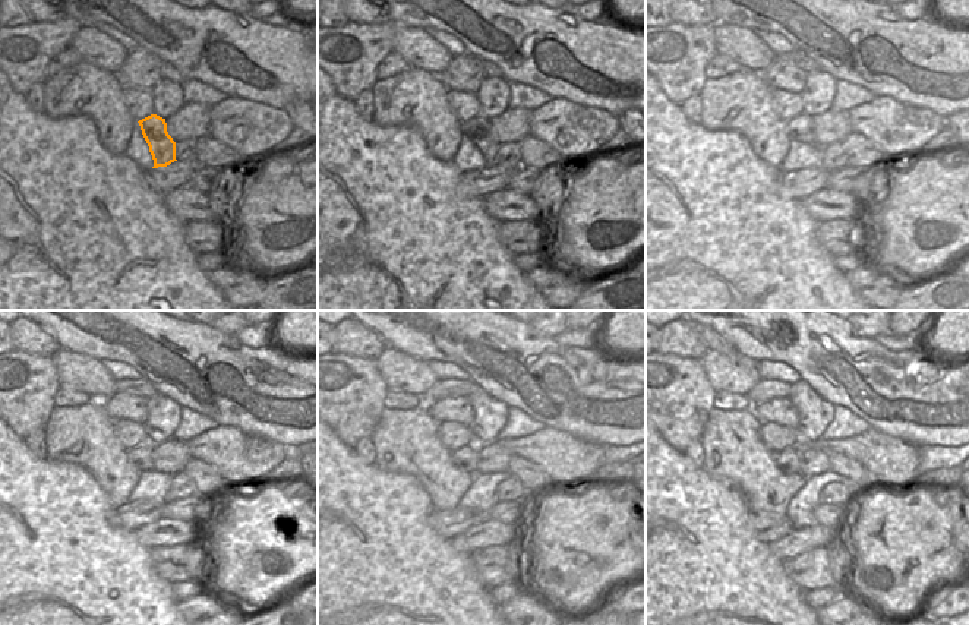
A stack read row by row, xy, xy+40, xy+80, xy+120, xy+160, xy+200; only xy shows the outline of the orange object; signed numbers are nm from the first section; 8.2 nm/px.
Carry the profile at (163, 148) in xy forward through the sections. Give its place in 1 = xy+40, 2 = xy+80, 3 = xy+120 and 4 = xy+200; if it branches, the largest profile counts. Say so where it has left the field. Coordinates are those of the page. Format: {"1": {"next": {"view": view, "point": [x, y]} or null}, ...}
{"1": {"next": {"view": "xy+40", "point": [479, 129]}}, "2": {"next": {"view": "xy+80", "point": [801, 128]}}, "3": {"next": {"view": "xy+120", "point": [141, 457]}}, "4": {"next": {"view": "xy+200", "point": [788, 460]}}}

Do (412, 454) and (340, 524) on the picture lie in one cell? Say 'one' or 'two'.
two

